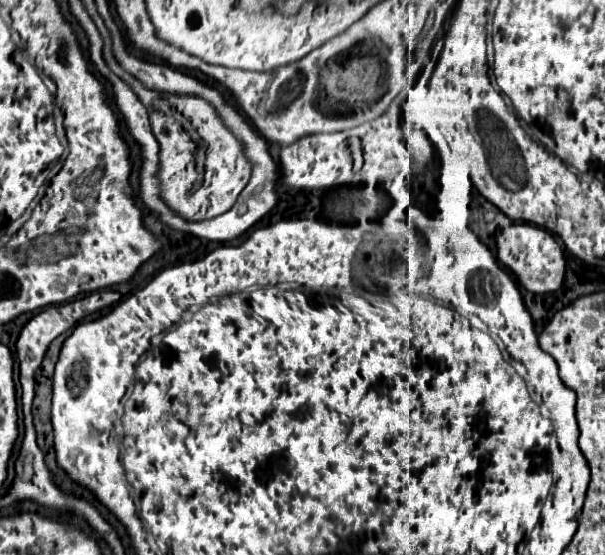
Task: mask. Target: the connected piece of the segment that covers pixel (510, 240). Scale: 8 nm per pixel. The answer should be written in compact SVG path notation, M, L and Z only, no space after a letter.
M529 223L512 224L497 237L497 257L509 267L531 293L553 293L561 287L565 277L565 259L557 241L541 227Z

